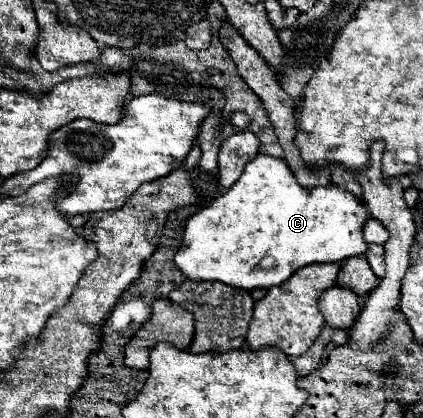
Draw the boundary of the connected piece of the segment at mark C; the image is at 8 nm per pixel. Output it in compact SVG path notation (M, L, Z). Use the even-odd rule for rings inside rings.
M258 154L252 162L246 164L242 176L238 178L238 182L228 188L224 194L216 196L208 206L204 206L202 210L198 210L196 214L192 214L186 222L186 230L184 230L184 238L182 238L182 246L178 250L178 254L174 256L174 264L178 266L178 270L184 274L186 280L190 282L224 282L228 286L234 286L234 288L242 288L242 290L256 290L256 288L262 288L262 290L268 290L272 286L280 286L284 284L298 268L302 266L310 266L310 264L322 264L322 262L342 262L344 258L352 258L352 256L360 256L366 252L368 244L364 242L362 238L362 226L364 222L368 220L368 212L366 208L350 194L346 192L344 188L340 186L318 186L318 188L302 188L294 174L290 172L288 164L282 160L282 158L272 158L272 156L266 156L266 154Z

